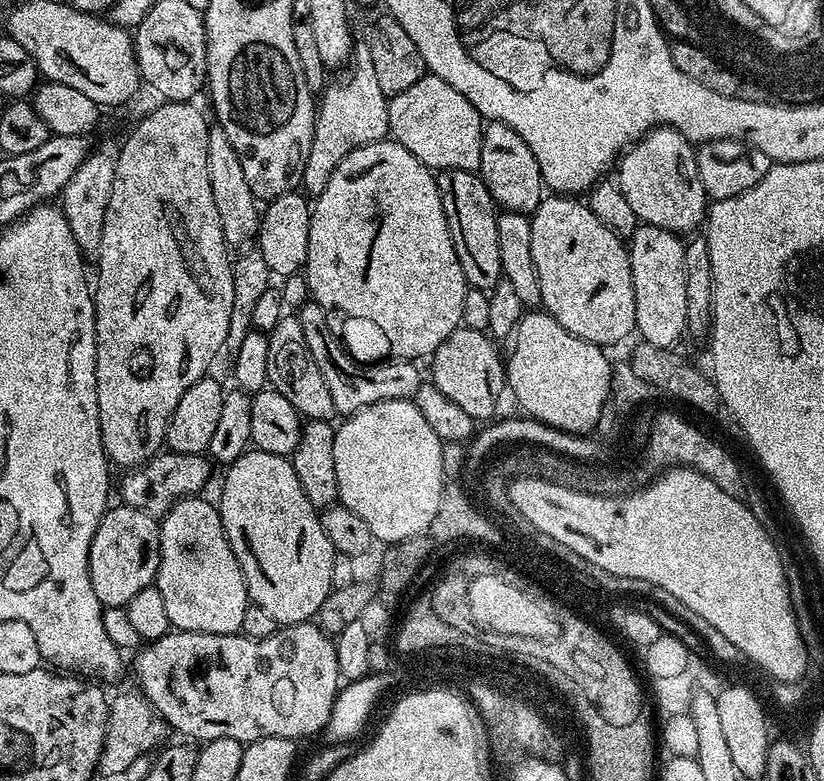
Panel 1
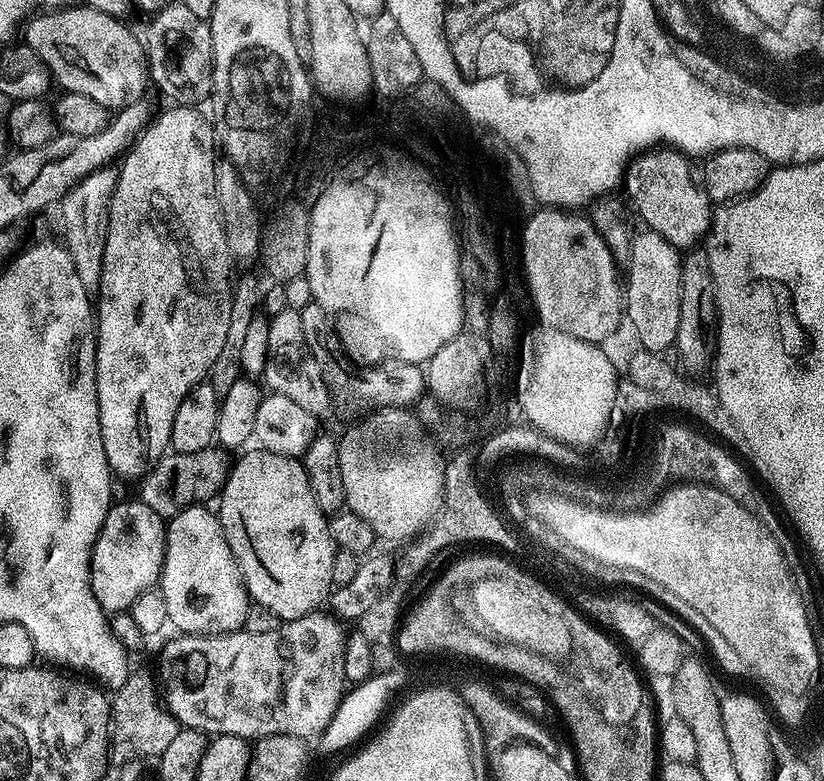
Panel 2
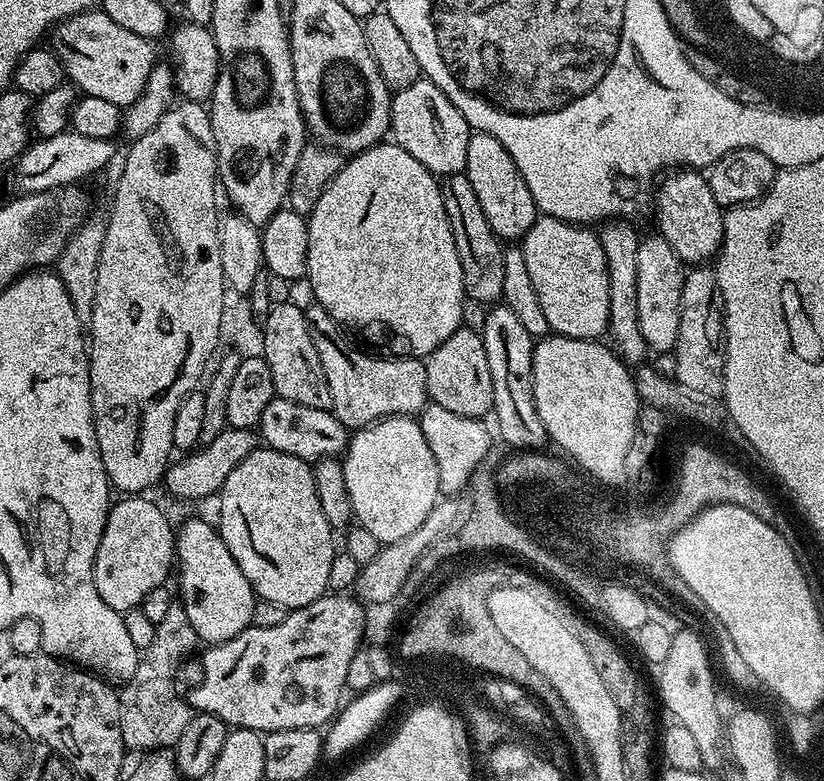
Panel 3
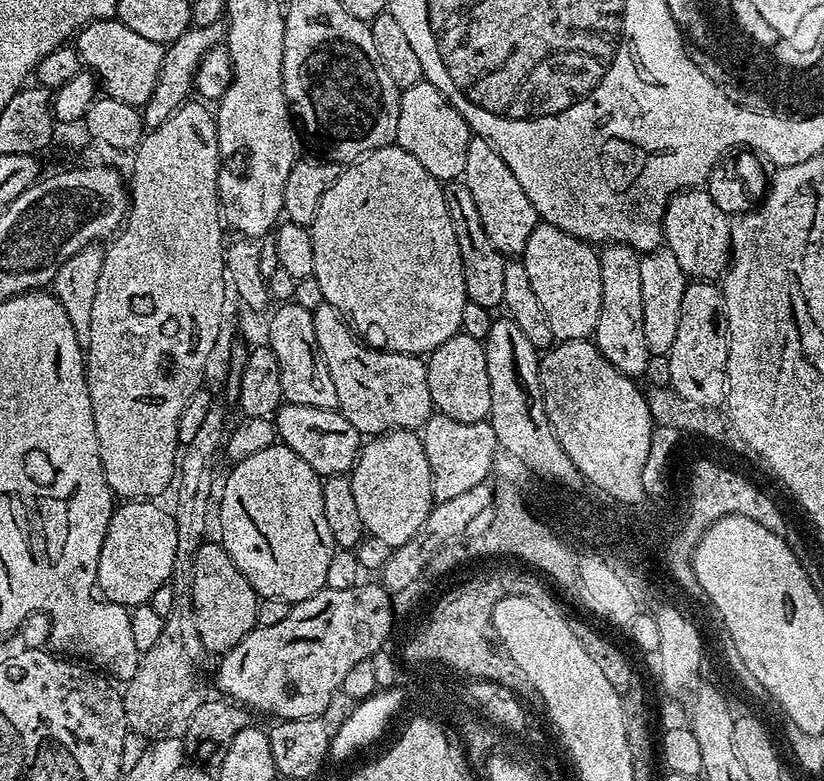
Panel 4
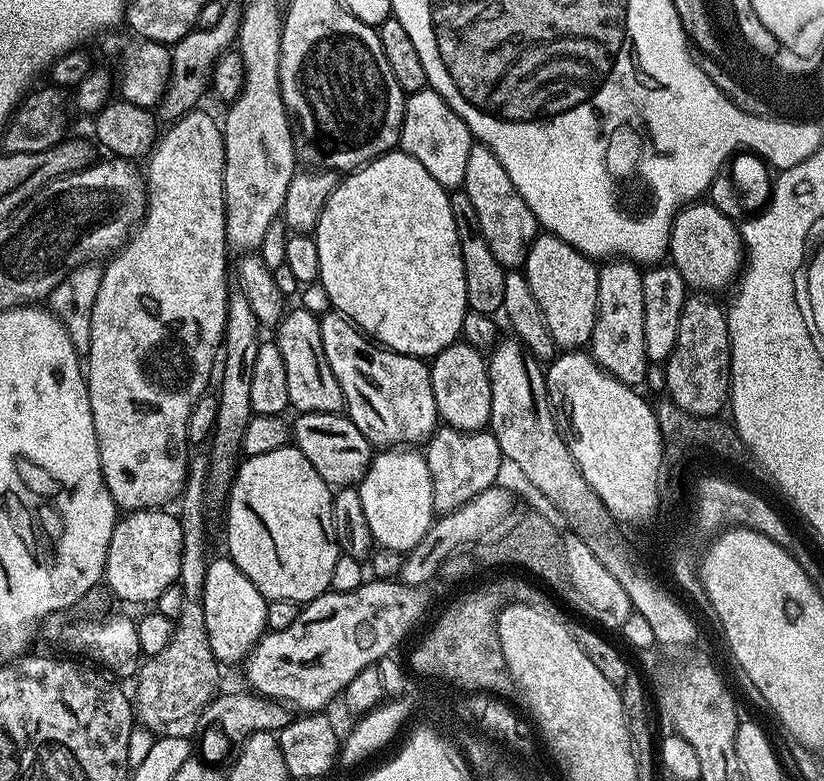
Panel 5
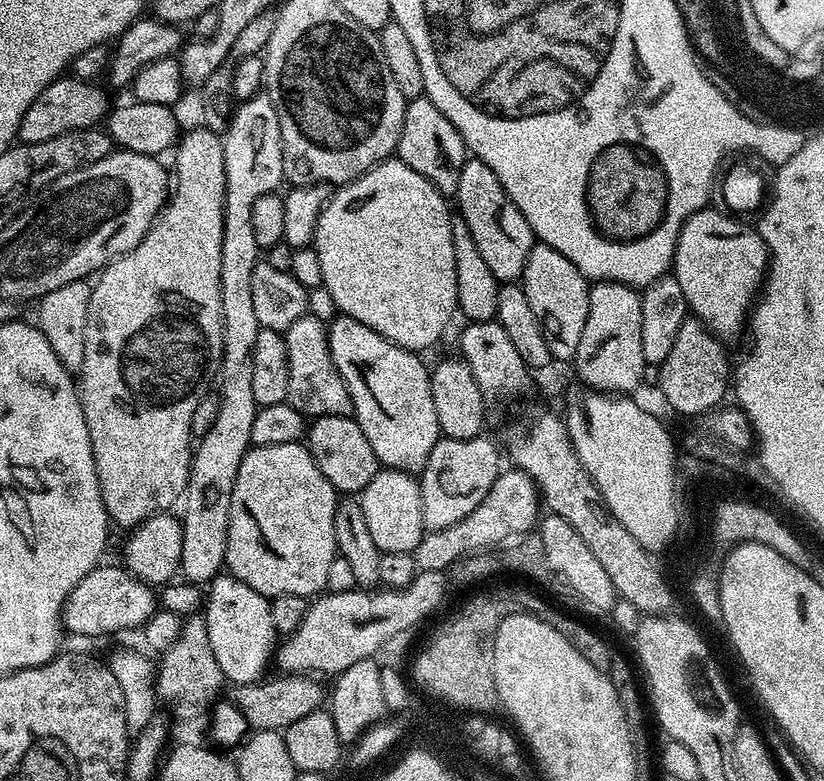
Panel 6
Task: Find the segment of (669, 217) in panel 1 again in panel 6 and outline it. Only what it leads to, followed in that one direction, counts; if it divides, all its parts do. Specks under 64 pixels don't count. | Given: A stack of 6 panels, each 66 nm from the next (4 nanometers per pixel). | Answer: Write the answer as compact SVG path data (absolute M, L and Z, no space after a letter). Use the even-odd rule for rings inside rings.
M705 206L685 222L676 243L676 253L672 259L670 272L675 276L678 286L682 286L682 294L686 294L691 315L702 321L715 336L727 338L738 335L743 328L745 331L754 301L766 279L770 257L768 248L764 245L764 238L755 227L747 228L744 225L747 223L723 211L720 212L715 212L712 206Z

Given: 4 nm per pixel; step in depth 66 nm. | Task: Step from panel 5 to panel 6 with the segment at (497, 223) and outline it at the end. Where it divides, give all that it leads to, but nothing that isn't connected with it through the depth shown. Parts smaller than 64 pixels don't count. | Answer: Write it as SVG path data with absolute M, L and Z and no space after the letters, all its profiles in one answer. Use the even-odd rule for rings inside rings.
M476 157L467 159L459 176L459 190L456 195L458 212L470 228L471 237L477 243L486 266L493 271L500 283L515 283L524 274L526 262L529 260L536 239L530 230L525 216L513 204L513 200L505 194L490 166Z

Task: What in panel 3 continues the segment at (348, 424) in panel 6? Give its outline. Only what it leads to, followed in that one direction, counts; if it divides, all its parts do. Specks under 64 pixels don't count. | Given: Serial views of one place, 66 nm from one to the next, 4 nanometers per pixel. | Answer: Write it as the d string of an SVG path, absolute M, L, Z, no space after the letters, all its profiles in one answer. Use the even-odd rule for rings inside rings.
M275 399L262 410L258 425L258 436L267 447L294 454L308 463L320 459L331 459L341 455L350 439L349 431L331 411L318 410L316 407L302 406L298 402Z

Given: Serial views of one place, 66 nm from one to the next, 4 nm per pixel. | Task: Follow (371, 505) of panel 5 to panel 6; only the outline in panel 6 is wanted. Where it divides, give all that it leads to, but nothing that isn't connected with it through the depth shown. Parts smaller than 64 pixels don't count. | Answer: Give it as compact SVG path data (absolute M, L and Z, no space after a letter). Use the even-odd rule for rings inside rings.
M380 470L373 481L359 493L358 499L362 506L362 514L366 514L366 527L369 528L370 534L374 538L374 546L378 546L381 553L415 553L416 547L426 535L423 524L423 498L415 475L395 470Z

